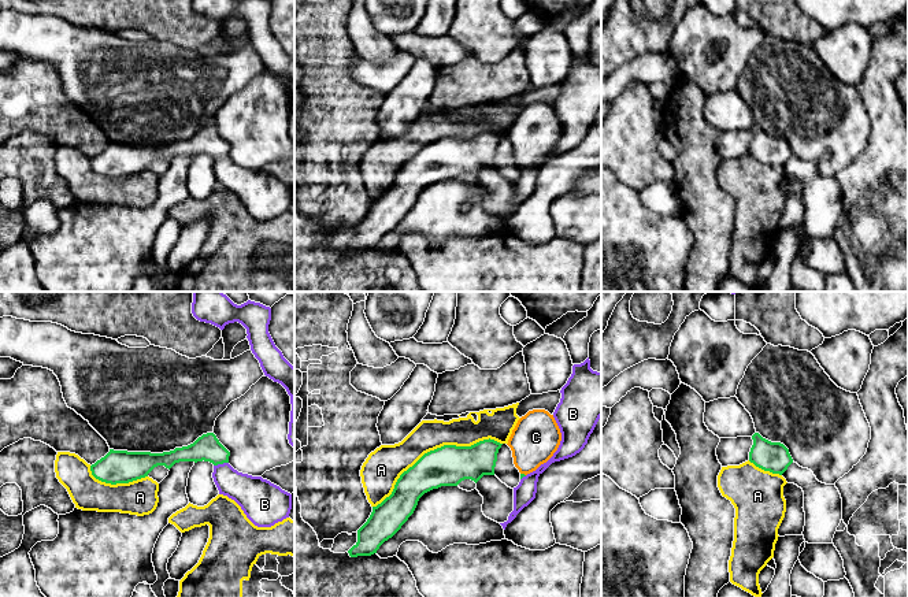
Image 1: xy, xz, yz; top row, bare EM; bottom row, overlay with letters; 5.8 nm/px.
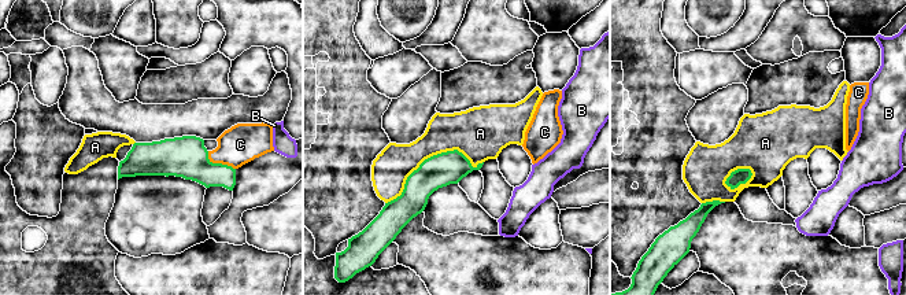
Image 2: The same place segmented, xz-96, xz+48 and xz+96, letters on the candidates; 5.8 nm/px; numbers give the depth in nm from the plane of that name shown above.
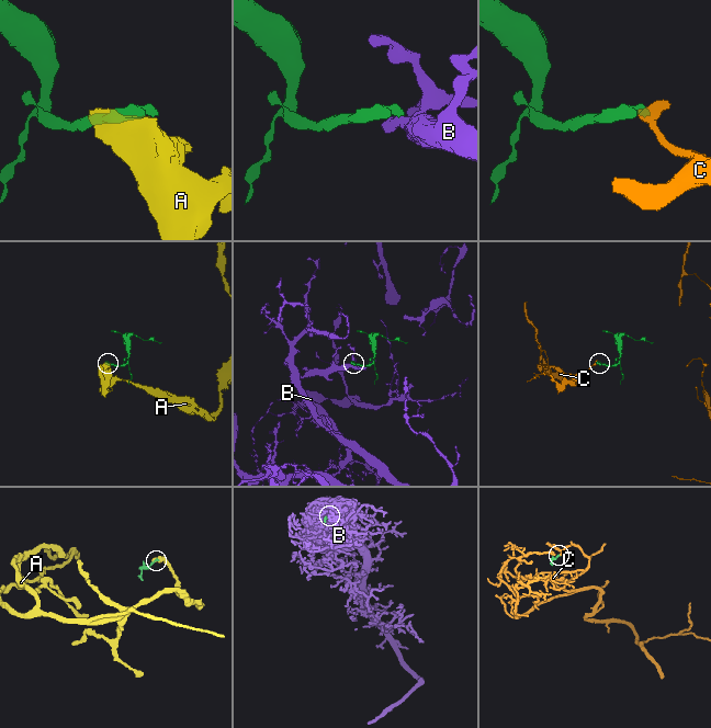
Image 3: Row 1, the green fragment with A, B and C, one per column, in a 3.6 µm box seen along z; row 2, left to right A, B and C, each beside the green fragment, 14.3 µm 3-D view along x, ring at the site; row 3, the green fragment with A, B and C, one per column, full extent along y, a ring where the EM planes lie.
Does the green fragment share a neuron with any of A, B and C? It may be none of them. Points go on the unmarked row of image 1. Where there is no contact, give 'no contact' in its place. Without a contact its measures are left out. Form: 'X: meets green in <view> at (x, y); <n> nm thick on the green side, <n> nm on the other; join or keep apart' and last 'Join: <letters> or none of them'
A: meets green in xz at (434, 143); 240 nm thick on the green side, 180 nm on the other; keep apart
B: meets green in xy at (221, 156); 150 nm thick on the green side, 200 nm on the other; keep apart
C: meets green in xz at (523, 167); 20 nm thick on the green side, 280 nm on the other; join
Join: C

